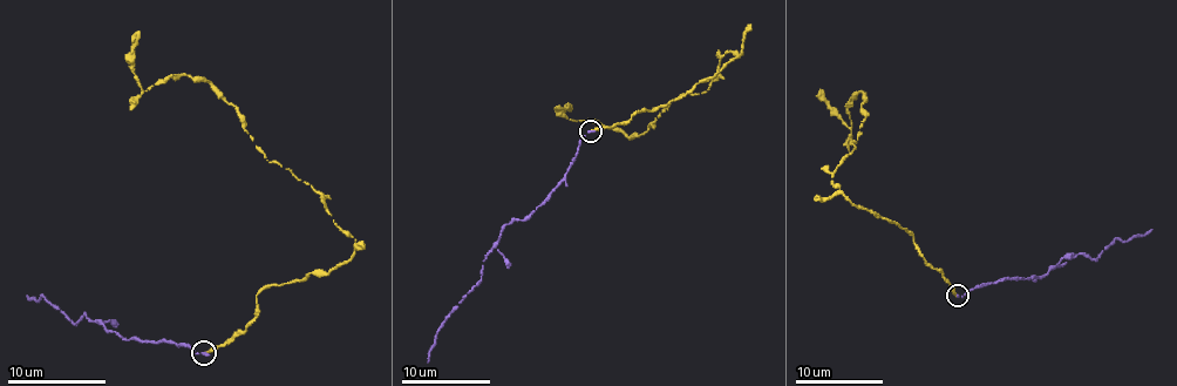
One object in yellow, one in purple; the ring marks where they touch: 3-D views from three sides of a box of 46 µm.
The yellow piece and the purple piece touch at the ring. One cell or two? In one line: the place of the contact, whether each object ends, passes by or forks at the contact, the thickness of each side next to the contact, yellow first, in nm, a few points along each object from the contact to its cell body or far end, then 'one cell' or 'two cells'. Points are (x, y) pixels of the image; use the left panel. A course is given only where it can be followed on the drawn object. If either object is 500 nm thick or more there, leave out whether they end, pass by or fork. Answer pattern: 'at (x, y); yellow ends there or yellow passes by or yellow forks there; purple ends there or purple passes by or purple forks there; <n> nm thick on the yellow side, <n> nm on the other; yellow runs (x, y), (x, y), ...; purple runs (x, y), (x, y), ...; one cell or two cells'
at (204, 352); yellow ends there; purple ends there; 260 nm thick on the yellow side, 200 nm on the other; yellow runs (205, 351), (245, 330), (263, 288), (327, 272), (355, 241), (208, 81), (142, 89), (138, 31); purple runs (203, 352), (174, 343), (126, 339), (84, 315), (75, 322), (41, 297), (38, 302), (27, 295); two cells

